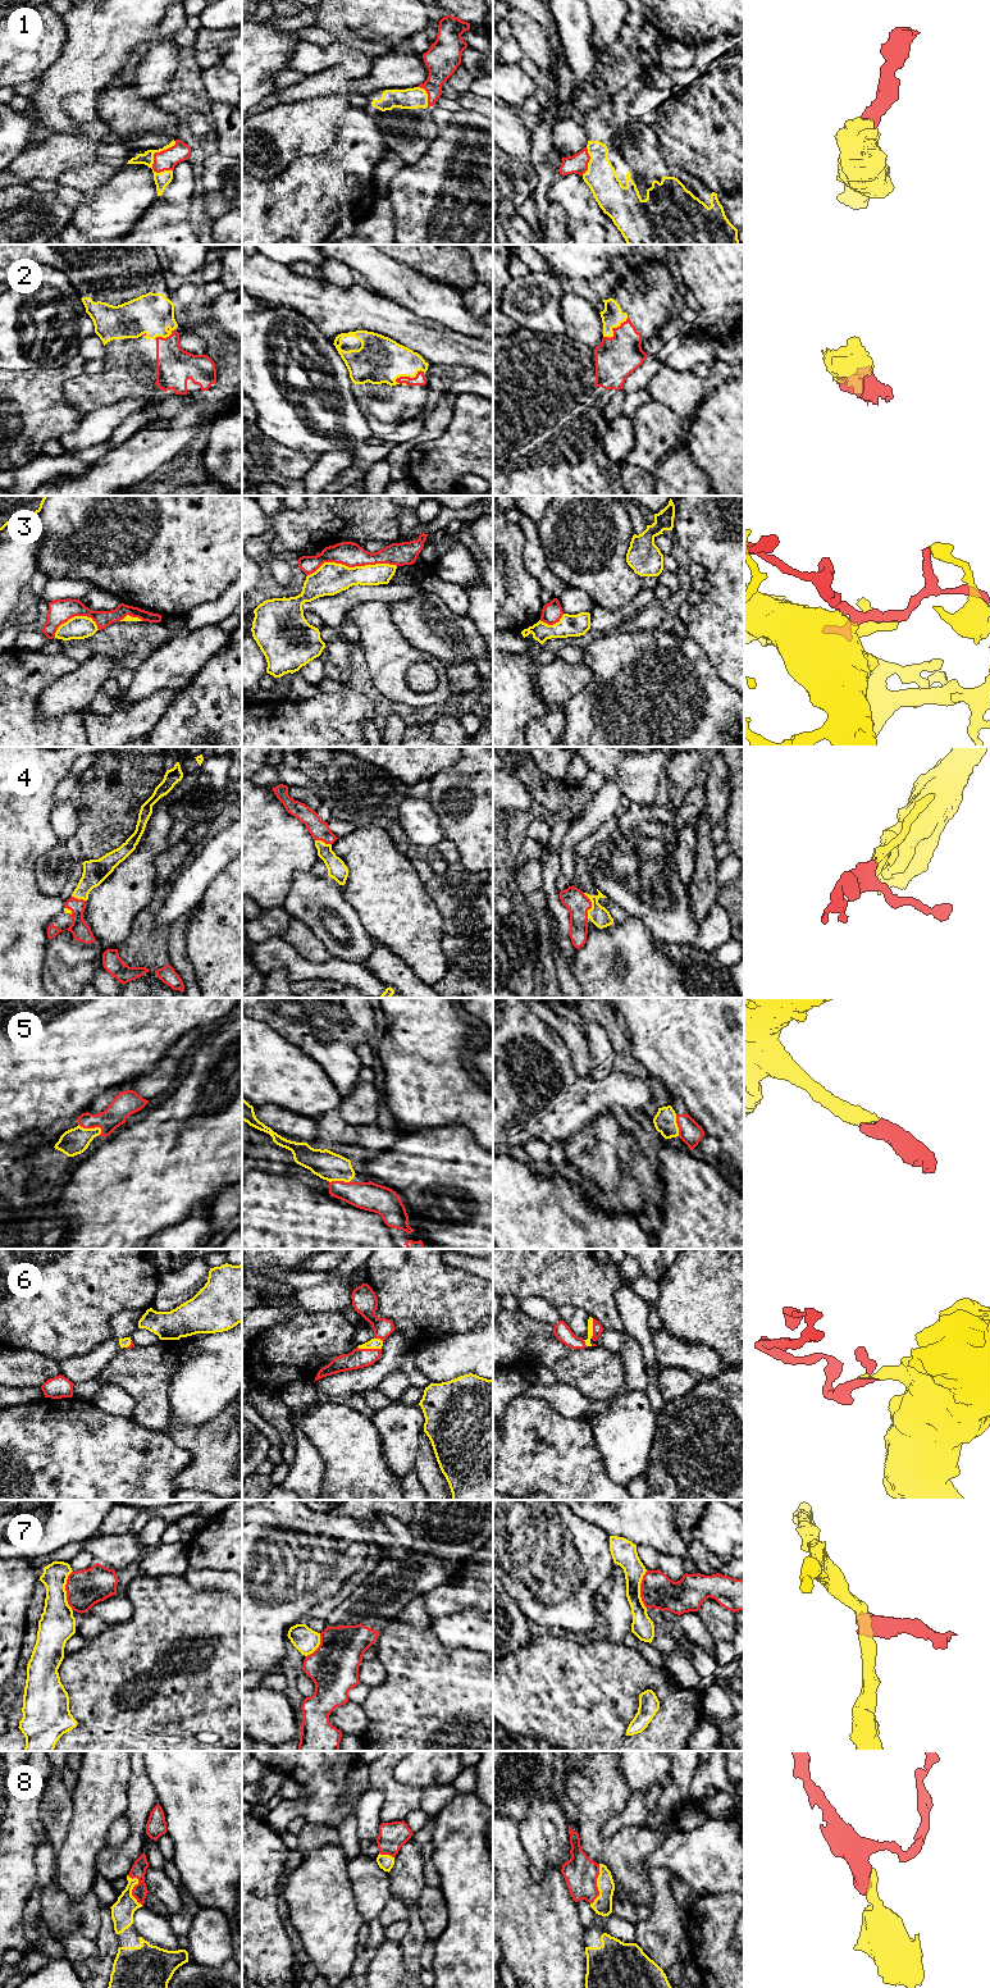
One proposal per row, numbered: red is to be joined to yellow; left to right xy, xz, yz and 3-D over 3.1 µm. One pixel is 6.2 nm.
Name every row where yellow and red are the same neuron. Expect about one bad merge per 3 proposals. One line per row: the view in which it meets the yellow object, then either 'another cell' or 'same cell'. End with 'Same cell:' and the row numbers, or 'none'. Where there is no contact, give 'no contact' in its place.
1: contact in xy; same cell
2: contact in xz; same cell
3: contact in xz; another cell
4: contact in yz; same cell
5: contact in xy; same cell
6: contact in xz; same cell
7: contact in xy; another cell
8: contact in yz; same cell
Same cell: 1, 2, 4, 5, 6, 8

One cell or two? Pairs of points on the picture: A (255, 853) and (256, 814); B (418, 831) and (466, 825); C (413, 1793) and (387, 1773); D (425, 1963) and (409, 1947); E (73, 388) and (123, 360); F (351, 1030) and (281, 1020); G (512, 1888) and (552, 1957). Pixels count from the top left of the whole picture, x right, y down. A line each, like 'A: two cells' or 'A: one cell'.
A: one cell
B: two cells
C: one cell
D: two cells
E: one cell
F: one cell
G: one cell

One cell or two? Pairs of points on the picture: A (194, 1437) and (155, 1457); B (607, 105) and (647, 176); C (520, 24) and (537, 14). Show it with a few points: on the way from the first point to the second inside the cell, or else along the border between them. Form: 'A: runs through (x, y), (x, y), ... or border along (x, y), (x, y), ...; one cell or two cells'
A: border along (169, 1435), (191, 1455), (191, 1460), (177, 1476); two cells
B: runs through (607, 123), (607, 133), (629, 158); one cell
C: border along (525, 13), (541, 26), (548, 42); two cells

